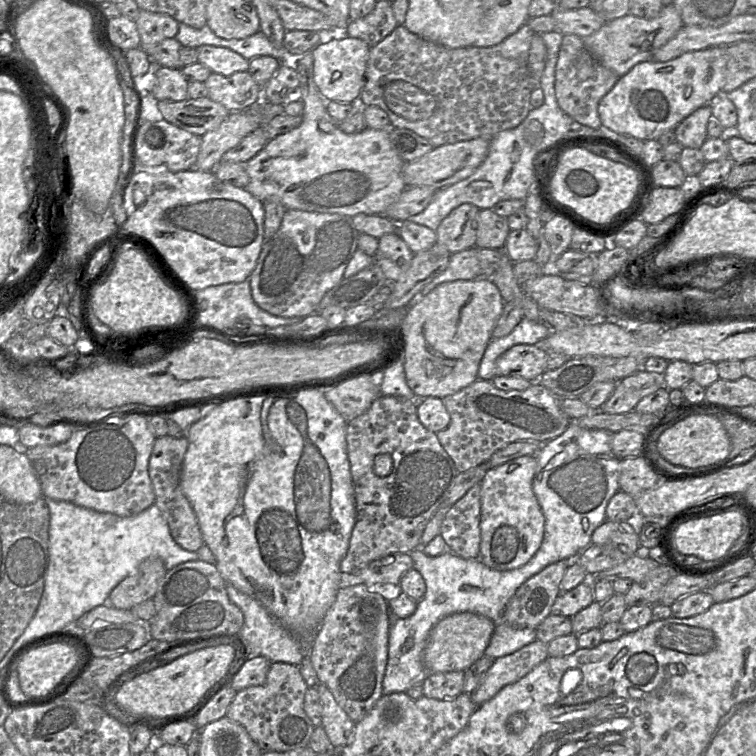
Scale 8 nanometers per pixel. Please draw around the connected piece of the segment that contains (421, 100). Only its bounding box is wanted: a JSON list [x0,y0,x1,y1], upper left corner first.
[358,23,534,148]

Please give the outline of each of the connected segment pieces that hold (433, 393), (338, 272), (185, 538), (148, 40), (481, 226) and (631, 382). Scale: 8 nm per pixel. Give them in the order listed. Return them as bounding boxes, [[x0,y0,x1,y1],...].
[[400,277,504,399],[249,209,359,317],[149,435,204,552],[136,10,180,59],[476,209,510,249],[601,368,665,414]]

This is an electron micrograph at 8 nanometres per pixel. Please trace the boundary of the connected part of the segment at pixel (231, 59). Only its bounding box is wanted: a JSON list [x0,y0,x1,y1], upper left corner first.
[197,45,249,76]

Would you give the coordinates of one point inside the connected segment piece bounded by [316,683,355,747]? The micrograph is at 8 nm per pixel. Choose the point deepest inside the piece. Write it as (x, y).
(339, 727)

